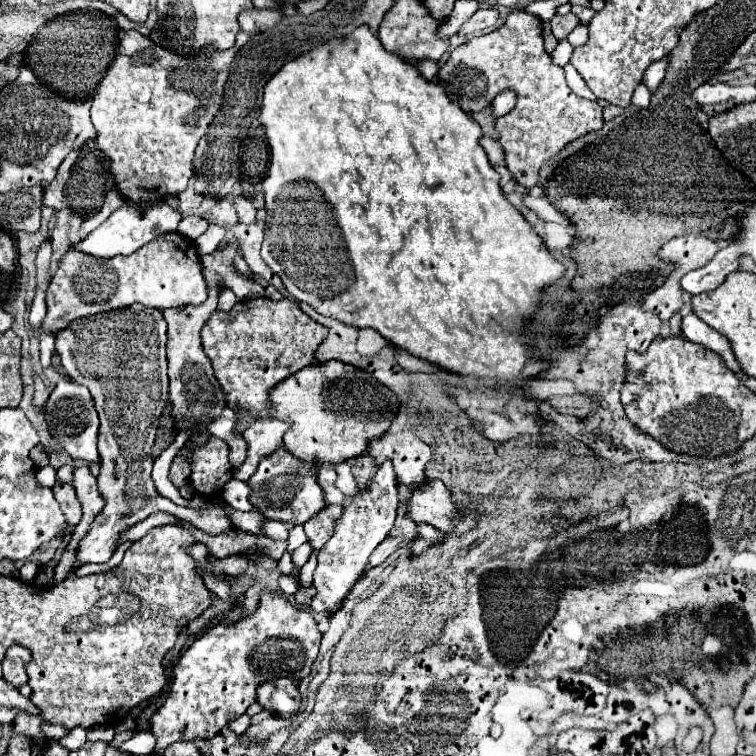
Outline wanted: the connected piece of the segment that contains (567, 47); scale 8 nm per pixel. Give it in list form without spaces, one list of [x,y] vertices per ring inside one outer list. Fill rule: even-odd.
[[[561,40],[559,46],[551,54],[553,56],[553,62],[559,64],[559,66],[565,66],[569,62],[569,58],[571,58],[571,52],[573,52],[573,46],[567,40]]]

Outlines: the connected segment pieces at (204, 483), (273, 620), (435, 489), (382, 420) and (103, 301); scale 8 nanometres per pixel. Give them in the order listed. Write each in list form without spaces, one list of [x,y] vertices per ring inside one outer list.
[[[209,438],[209,442],[203,448],[197,448],[191,456],[191,476],[189,482],[195,486],[195,491],[201,496],[219,493],[223,484],[231,478],[231,464],[229,464],[229,446],[221,442],[219,438]]]
[[[263,588],[255,612],[237,622],[217,622],[183,652],[173,666],[171,694],[153,718],[157,738],[155,752],[173,742],[209,740],[219,734],[229,720],[245,714],[255,702],[255,686],[271,678],[307,678],[317,658],[321,632],[311,612],[291,604],[279,590]]]
[[[425,480],[411,490],[411,498],[403,500],[407,506],[407,516],[413,522],[425,522],[447,534],[461,534],[475,526],[473,506],[465,516],[457,512],[451,500],[451,492],[441,480]]]
[[[339,360],[309,364],[271,388],[273,416],[289,424],[283,444],[303,462],[337,464],[365,452],[371,438],[379,438],[397,416],[399,402],[387,386],[365,370]]]
[[[179,232],[163,234],[131,256],[97,258],[81,254],[79,250],[69,250],[59,260],[59,268],[47,288],[47,316],[43,328],[55,334],[75,318],[131,306],[135,302],[159,310],[197,306],[207,300],[207,294],[209,288],[195,244]]]

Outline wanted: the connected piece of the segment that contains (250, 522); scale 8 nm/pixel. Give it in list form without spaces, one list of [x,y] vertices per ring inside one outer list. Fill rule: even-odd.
[[[221,500],[221,508],[227,512],[227,516],[229,516],[229,520],[231,520],[231,524],[233,524],[235,528],[249,530],[249,532],[261,532],[261,522],[263,522],[265,518],[263,518],[259,512],[255,512],[255,510],[242,512],[231,508],[229,504],[223,506],[223,500]]]

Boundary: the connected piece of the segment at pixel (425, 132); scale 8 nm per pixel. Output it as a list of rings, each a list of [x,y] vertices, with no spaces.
[[[359,26],[353,34],[343,38],[333,38],[323,46],[317,46],[309,52],[299,54],[297,58],[285,62],[265,84],[263,104],[259,110],[259,122],[265,130],[269,148],[271,148],[271,168],[267,178],[263,180],[265,192],[265,240],[261,248],[263,260],[269,268],[281,276],[289,294],[301,302],[307,302],[313,310],[323,316],[337,318],[345,324],[365,328],[371,326],[385,336],[393,346],[405,348],[413,356],[425,358],[445,370],[457,372],[469,378],[481,378],[479,384],[451,386],[449,392],[457,398],[459,408],[463,408],[471,418],[475,418],[477,430],[481,430],[489,440],[503,442],[511,440],[519,434],[537,434],[537,406],[527,400],[519,390],[515,380],[527,380],[537,376],[549,364],[532,356],[528,350],[531,333],[523,326],[523,318],[527,318],[537,302],[539,292],[547,284],[553,284],[565,272],[565,266],[559,264],[549,250],[545,250],[543,240],[533,232],[521,212],[507,202],[499,188],[499,174],[487,160],[485,150],[479,146],[481,126],[451,98],[447,98],[441,82],[429,82],[421,76],[421,72],[405,58],[395,52],[387,52],[379,42],[377,34],[373,34],[367,26]]]

